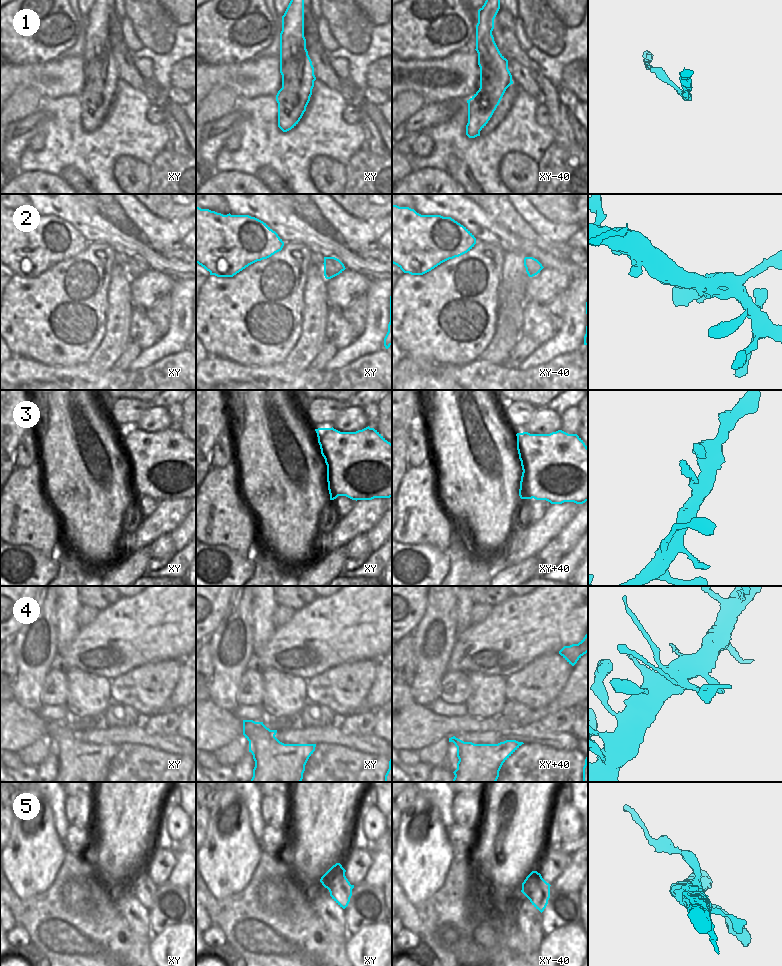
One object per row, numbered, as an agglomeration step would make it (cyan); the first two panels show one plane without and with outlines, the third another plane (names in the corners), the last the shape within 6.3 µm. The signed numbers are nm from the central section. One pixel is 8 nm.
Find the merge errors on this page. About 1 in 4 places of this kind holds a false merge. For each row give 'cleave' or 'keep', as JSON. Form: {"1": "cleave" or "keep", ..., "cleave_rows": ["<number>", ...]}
{"1": "keep", "2": "keep", "3": "keep", "4": "cleave", "5": "cleave", "cleave_rows": ["4", "5"]}

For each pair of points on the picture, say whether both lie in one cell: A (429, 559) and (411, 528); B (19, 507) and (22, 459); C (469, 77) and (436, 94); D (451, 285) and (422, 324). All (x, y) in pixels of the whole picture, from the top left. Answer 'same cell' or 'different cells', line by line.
A: different cells
B: different cells
C: same cell
D: same cell

